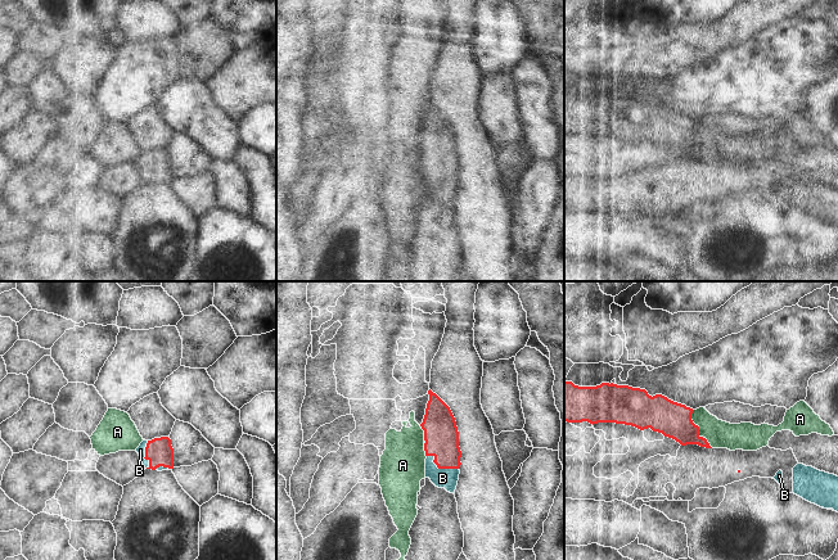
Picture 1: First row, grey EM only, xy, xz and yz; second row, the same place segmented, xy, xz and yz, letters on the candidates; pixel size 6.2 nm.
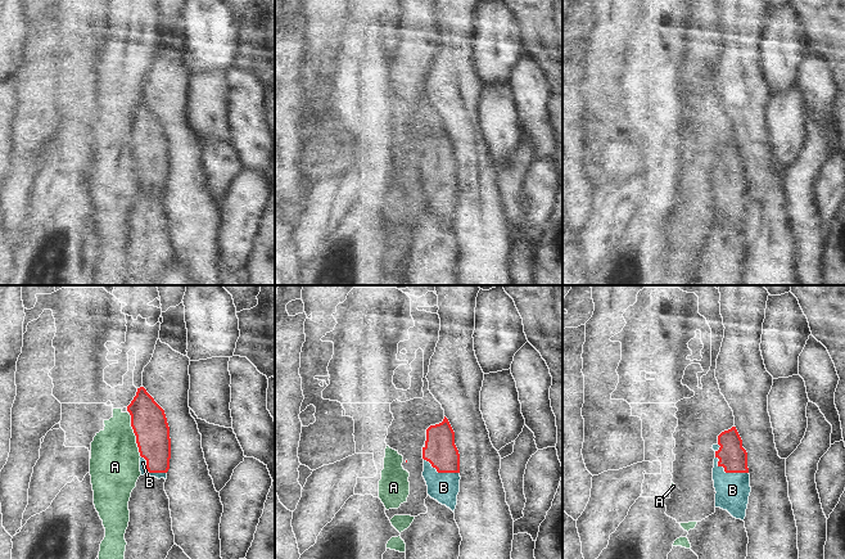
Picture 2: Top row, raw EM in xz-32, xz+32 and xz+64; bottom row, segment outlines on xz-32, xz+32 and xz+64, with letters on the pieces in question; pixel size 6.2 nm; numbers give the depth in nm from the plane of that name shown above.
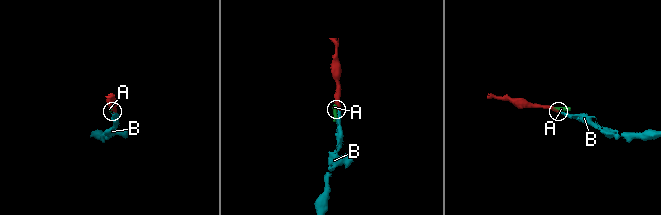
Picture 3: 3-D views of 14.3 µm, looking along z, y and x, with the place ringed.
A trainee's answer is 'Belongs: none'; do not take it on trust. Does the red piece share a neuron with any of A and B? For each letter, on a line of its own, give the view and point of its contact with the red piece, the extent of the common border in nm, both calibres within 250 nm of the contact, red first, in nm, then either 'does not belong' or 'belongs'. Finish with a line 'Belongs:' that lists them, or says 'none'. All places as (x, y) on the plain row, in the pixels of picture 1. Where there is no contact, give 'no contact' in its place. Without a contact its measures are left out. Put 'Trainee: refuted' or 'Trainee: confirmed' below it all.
A: contact yz (698, 141); length 260 nm; calibres 220 and 180 nm; does not belong
B: contact xz (440, 180); length 220 nm; calibres 220 and 130 nm; belongs
Belongs: B
Trainee: refuted

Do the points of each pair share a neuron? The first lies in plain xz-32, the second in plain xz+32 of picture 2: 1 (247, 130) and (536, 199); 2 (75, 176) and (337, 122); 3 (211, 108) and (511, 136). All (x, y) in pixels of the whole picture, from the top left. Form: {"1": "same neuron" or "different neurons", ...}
{"1": "different neurons", "2": "different neurons", "3": "same neuron"}

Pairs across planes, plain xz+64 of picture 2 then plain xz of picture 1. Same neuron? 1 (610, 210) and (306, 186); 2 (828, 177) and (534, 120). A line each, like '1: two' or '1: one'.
1: two
2: two

